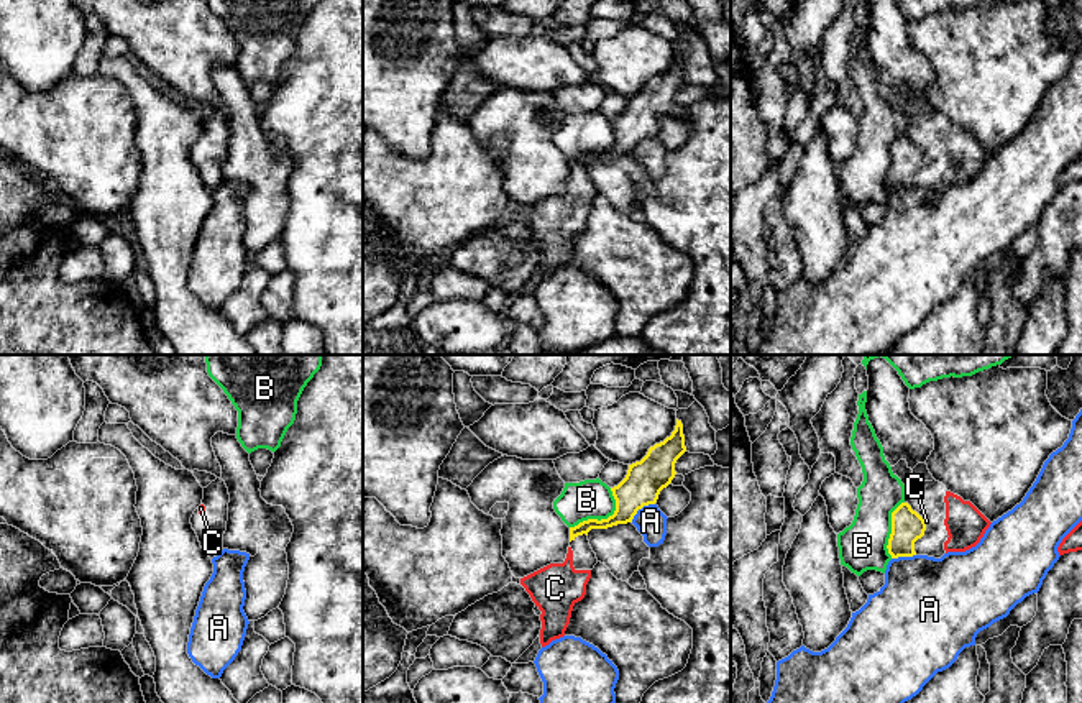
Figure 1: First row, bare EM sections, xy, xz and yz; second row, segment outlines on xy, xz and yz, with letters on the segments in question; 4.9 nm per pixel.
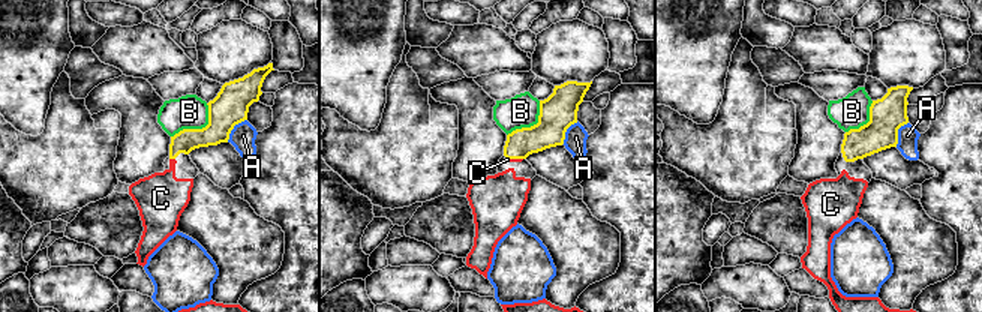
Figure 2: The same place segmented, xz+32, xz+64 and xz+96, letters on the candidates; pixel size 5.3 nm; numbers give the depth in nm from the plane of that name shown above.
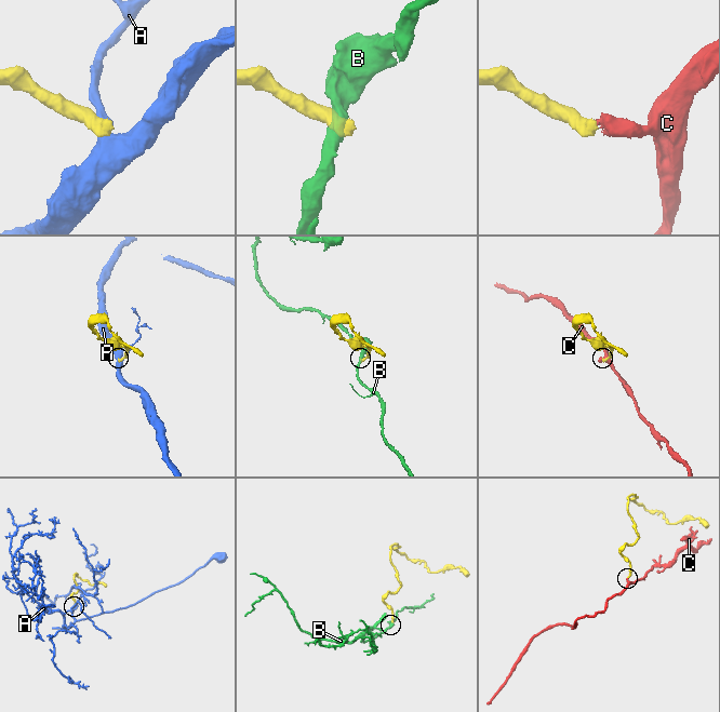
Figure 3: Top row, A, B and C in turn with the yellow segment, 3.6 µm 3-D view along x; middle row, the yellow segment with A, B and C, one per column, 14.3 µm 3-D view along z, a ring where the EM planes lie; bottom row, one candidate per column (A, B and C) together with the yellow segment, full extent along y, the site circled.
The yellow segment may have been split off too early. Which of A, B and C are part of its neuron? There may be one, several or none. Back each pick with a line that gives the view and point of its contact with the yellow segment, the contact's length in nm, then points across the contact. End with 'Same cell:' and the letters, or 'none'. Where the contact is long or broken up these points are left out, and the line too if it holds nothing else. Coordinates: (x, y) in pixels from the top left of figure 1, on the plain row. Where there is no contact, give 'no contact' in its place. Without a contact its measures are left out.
C: yz (923, 153) | 40 nm | across yz (907, 158), (923, 153), (926, 153)
Same cell: C

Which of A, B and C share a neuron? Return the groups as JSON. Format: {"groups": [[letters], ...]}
{"groups": [["A"], ["B"], ["C"]]}

